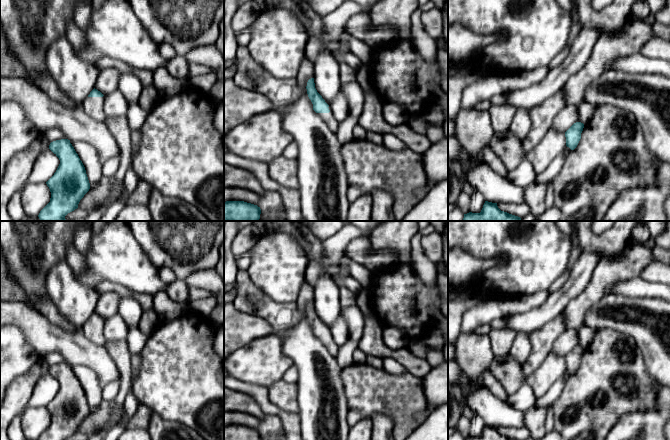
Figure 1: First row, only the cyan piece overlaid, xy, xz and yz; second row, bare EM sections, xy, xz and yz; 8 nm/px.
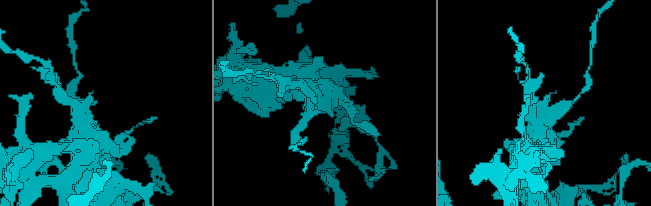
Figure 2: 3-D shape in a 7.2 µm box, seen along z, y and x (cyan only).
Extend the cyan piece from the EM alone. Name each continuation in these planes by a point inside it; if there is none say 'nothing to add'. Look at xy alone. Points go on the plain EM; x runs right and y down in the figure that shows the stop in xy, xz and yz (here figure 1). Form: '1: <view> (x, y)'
1: xy (93, 330)

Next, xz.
1: xz (328, 342)

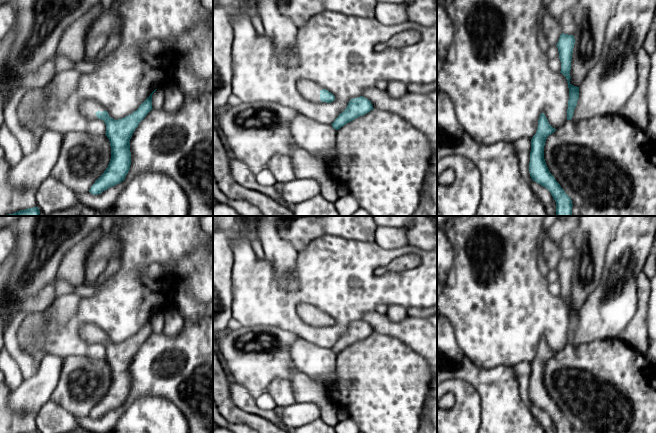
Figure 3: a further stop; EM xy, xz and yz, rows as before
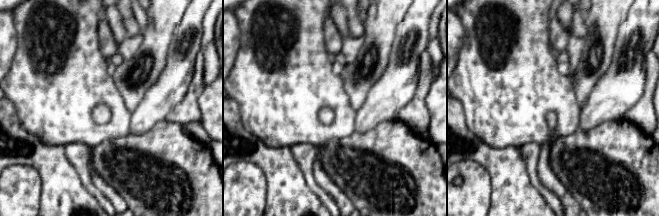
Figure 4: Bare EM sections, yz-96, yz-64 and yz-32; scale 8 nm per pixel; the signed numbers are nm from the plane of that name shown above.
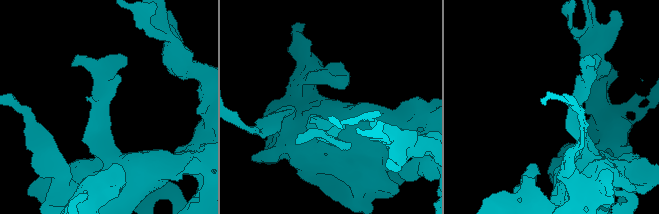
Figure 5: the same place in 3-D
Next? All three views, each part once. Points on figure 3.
1: xy (87, 331)

